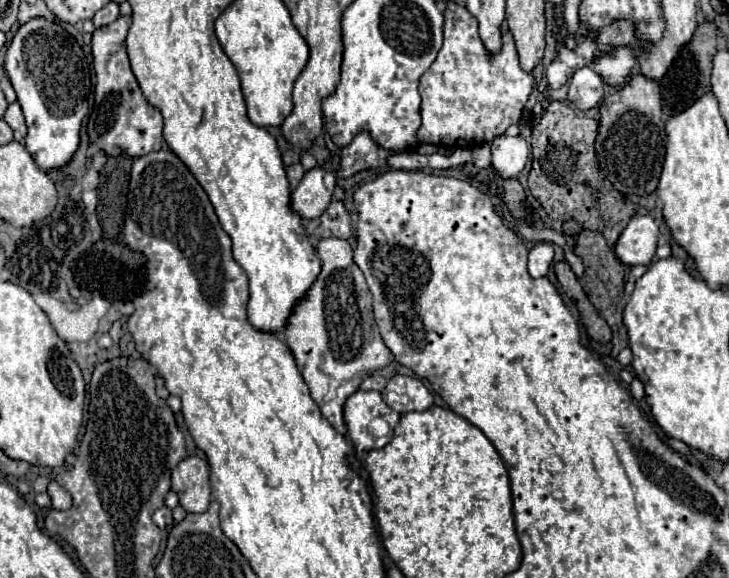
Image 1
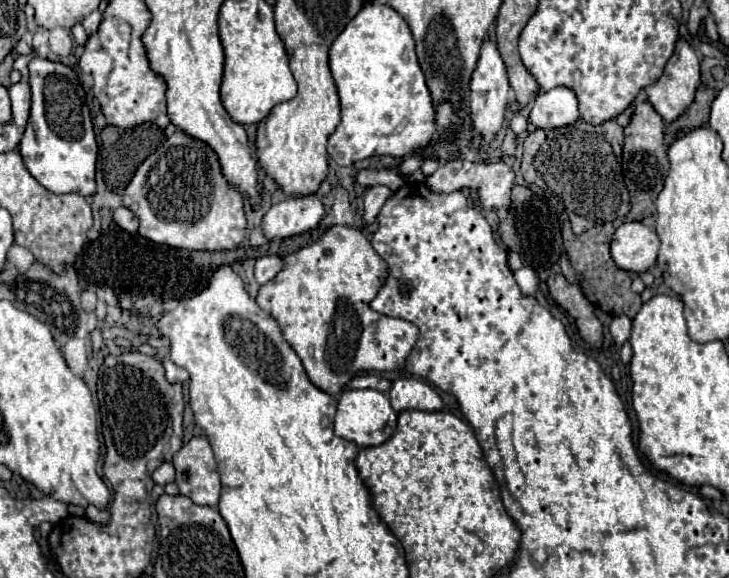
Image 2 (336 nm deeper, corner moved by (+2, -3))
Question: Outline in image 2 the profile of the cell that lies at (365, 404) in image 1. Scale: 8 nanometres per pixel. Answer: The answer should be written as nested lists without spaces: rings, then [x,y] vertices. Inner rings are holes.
[[[345,390],[337,400],[337,414],[335,414],[335,434],[339,438],[351,440],[361,448],[379,446],[387,442],[395,432],[397,414],[389,404],[389,396],[379,390]]]

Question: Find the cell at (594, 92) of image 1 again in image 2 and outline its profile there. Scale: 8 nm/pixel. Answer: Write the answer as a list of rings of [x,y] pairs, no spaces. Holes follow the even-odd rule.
[[[557,86],[549,92],[541,92],[533,104],[529,120],[537,128],[561,128],[579,118],[579,102],[573,90]]]

